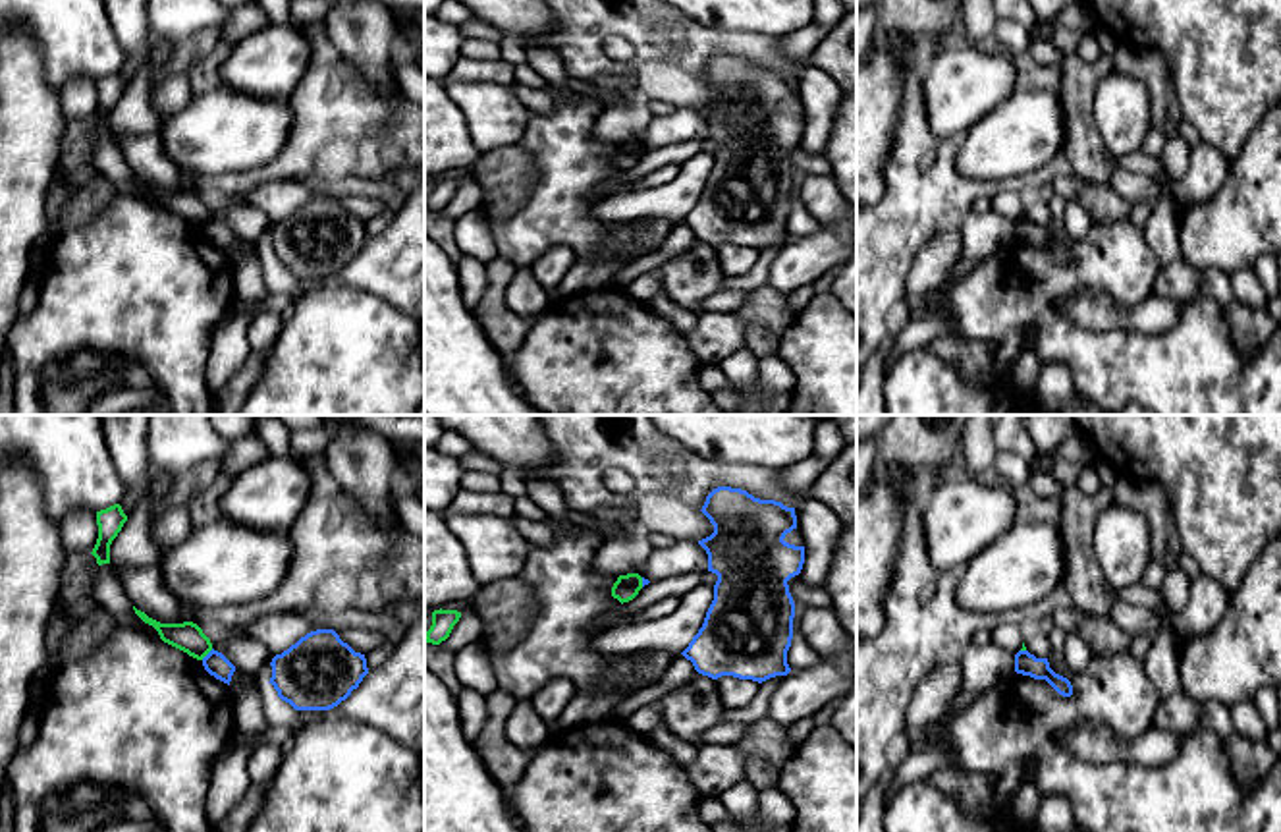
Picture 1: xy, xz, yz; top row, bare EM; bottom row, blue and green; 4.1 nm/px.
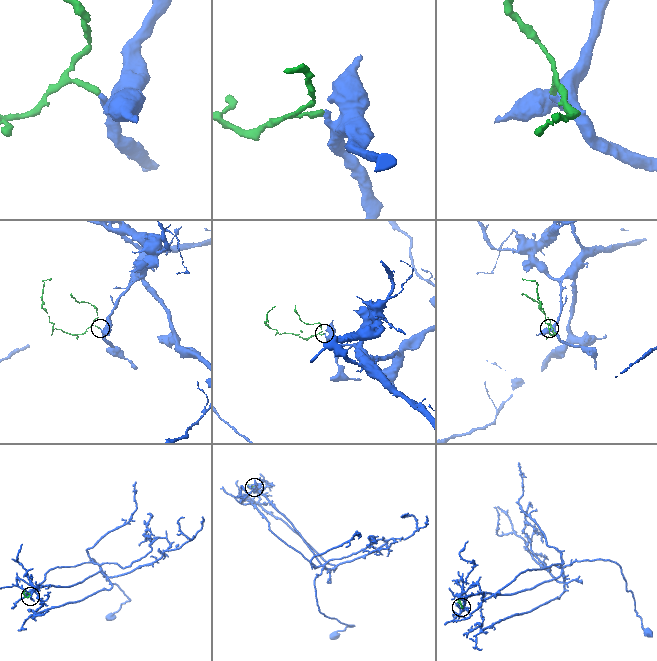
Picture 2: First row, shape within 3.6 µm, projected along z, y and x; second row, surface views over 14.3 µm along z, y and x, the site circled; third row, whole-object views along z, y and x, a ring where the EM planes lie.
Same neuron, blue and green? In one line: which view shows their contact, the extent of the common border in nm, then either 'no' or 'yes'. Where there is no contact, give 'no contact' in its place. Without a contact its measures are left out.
xy | 70 nm | no

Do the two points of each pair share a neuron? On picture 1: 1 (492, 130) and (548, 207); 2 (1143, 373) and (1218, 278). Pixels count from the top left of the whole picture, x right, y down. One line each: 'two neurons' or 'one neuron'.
1: two neurons
2: two neurons

